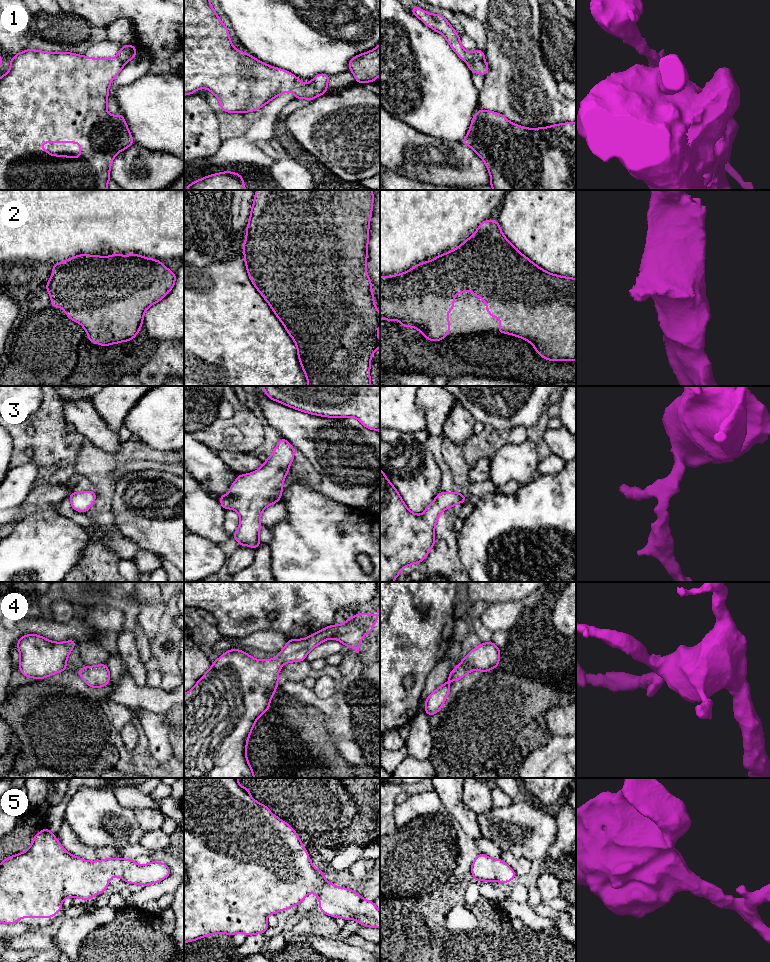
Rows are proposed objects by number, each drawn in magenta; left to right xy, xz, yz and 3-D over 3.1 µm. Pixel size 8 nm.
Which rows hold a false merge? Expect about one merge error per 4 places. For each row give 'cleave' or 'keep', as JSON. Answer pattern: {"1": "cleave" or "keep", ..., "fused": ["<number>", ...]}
{"1": "cleave", "2": "keep", "3": "keep", "4": "keep", "5": "keep", "fused": ["1"]}

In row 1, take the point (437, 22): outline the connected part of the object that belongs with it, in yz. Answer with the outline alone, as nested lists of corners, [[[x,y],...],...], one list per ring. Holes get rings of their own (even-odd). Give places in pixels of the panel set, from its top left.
[[[417,6],[412,7],[410,11],[425,25],[442,34],[454,52],[466,63],[473,60],[484,59],[485,53],[482,50],[477,49],[473,52],[464,50],[460,43],[460,36],[441,14],[430,14]]]

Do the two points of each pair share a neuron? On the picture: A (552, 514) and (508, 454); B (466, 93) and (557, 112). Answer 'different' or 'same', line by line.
A: different
B: different

